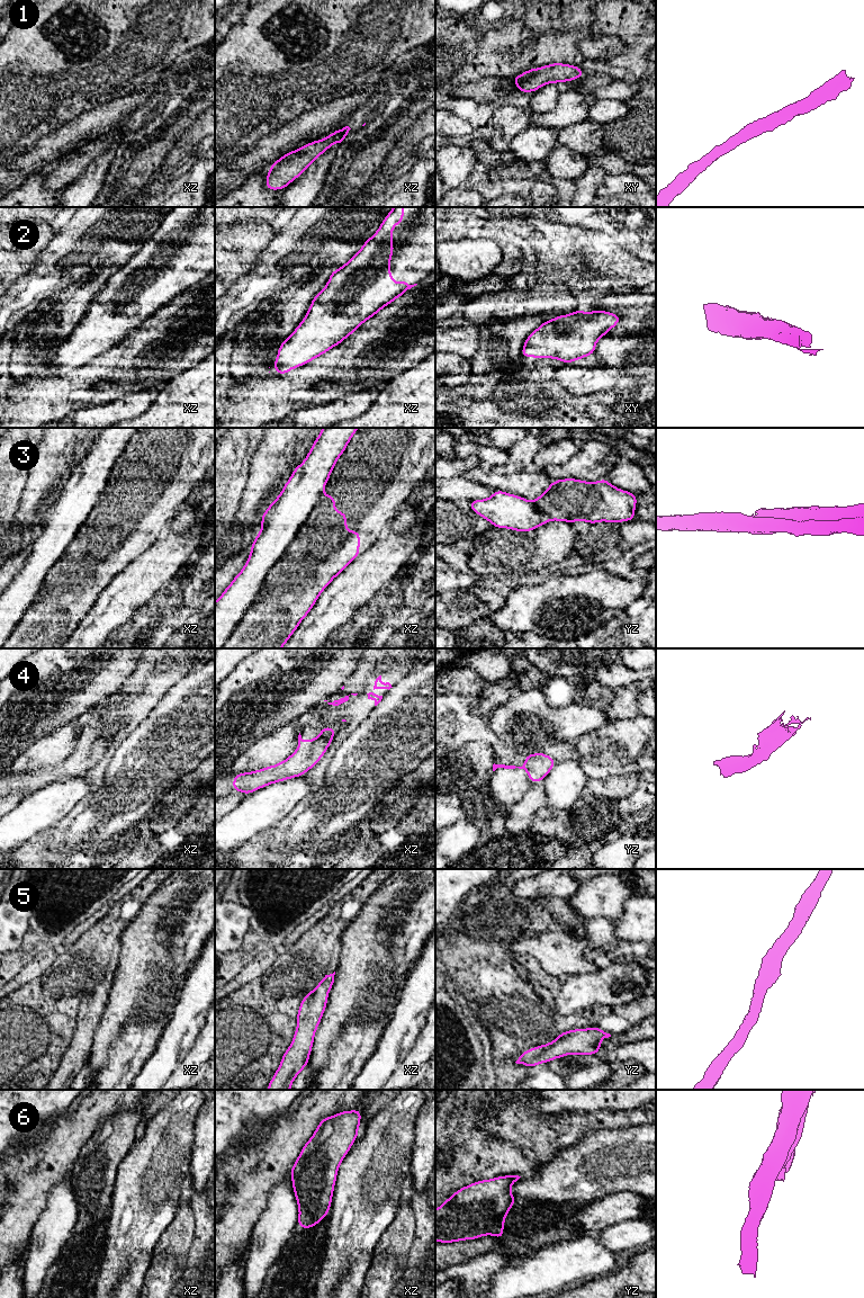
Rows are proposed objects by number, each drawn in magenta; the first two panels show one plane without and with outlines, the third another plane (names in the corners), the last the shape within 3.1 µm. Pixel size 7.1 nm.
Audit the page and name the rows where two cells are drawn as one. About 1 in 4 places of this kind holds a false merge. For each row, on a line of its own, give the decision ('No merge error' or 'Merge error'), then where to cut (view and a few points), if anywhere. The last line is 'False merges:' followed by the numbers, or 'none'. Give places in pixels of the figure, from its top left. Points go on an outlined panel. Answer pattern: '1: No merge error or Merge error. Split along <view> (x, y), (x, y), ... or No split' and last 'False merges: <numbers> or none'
1: No merge error. No split
2: No merge error. No split
3: Merge error. Split along xz (322, 494), (285, 554), (268, 572), (257, 600), (222, 647)
4: No merge error. No split
5: No merge error. No split
6: No merge error. No split
False merges: 3

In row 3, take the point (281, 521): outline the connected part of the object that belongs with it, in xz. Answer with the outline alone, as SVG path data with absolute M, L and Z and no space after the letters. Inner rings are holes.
M323 428L312 445L305 460L298 465L284 485L281 493L261 517L262 528L252 543L243 570L234 578L215 602L215 648L223 648L244 614L256 601L263 581L272 566L285 555L307 520L330 478L340 456L359 428Z

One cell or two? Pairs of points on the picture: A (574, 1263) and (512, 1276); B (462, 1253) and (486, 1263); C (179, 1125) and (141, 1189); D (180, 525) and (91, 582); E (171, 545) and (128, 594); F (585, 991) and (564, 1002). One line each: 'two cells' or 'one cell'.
A: one cell
B: two cells
C: one cell
D: two cells
E: one cell
F: one cell

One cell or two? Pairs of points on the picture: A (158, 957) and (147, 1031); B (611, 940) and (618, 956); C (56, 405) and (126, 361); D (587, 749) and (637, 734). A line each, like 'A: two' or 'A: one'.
A: two
B: two
C: one
D: one

